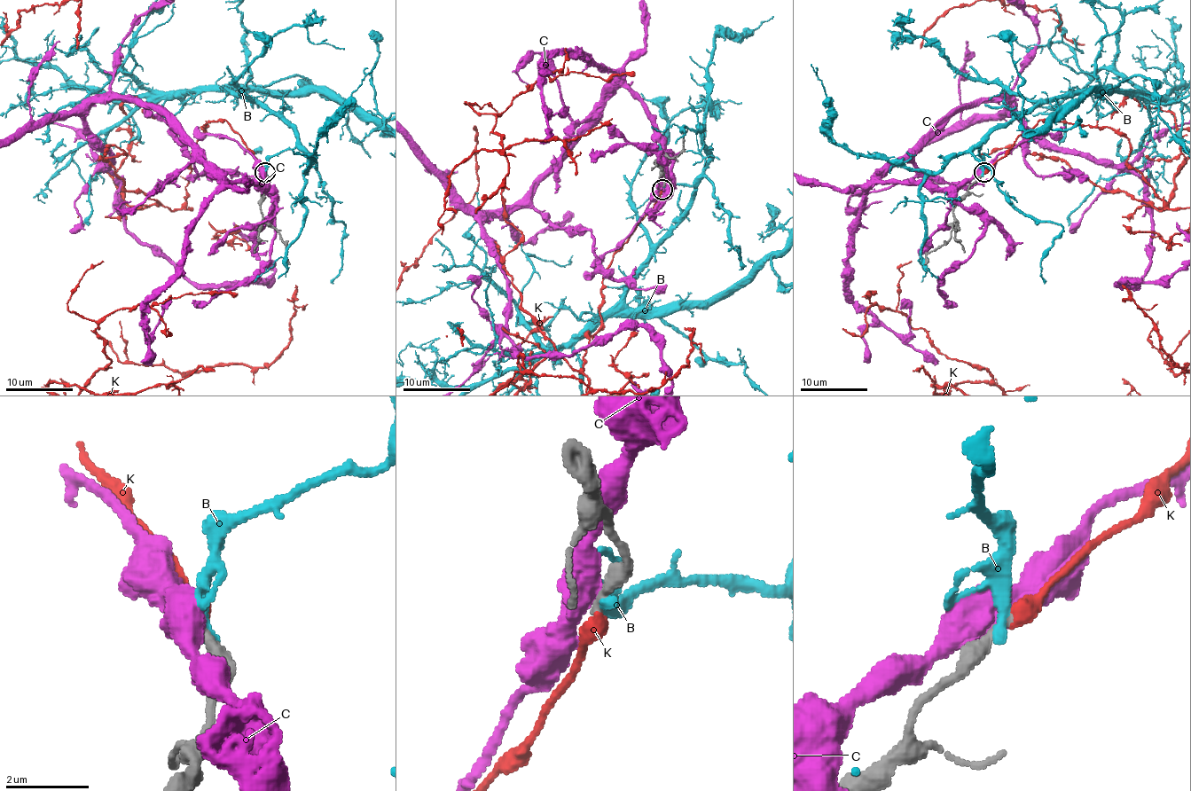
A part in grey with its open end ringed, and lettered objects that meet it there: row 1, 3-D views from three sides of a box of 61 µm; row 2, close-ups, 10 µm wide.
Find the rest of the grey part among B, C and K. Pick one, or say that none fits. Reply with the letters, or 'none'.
K

